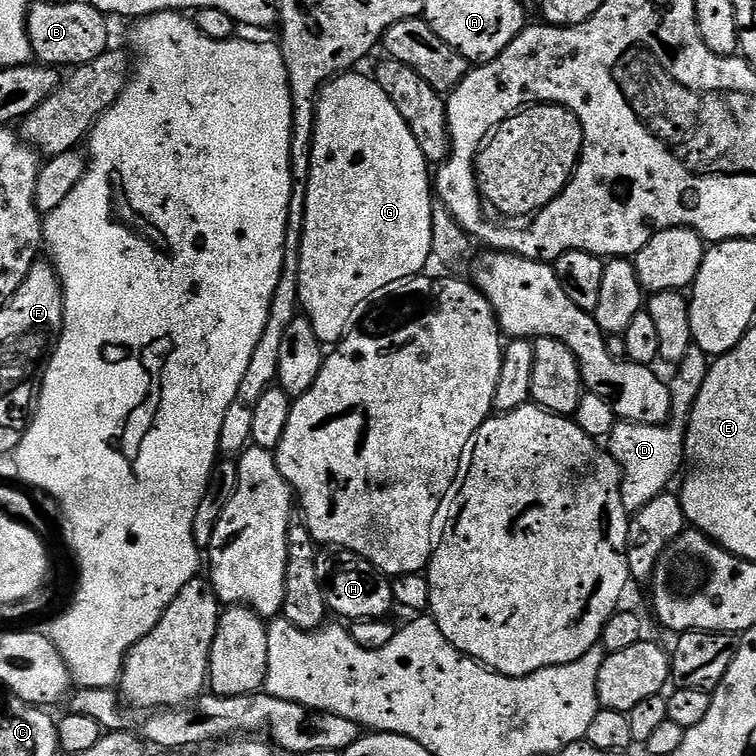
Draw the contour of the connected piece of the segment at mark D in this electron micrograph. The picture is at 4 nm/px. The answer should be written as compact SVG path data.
M697 344L686 350L686 358L675 365L676 377L670 380L672 390L672 416L667 424L629 424L618 422L606 442L606 451L615 458L620 467L620 489L622 502L629 513L638 511L646 502L654 502L663 492L669 491L672 479L681 471L685 463L684 434L688 430L688 415L692 413L698 390L706 382L709 356Z

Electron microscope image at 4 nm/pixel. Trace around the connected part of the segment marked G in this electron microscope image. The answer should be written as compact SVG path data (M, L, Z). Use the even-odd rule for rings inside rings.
M353 70L341 74L335 80L328 81L320 90L316 102L316 125L312 135L312 157L310 158L310 174L308 175L308 189L306 190L306 218L304 219L304 233L300 243L300 302L299 307L303 315L307 316L310 326L314 326L314 334L325 346L335 346L344 339L346 333L353 327L358 306L362 306L378 290L386 286L397 284L403 280L411 280L413 276L421 275L433 259L432 254L432 206L434 203L434 180L430 175L428 159L422 154L418 142L414 142L414 134L410 134L410 126L398 114L394 102L386 98L386 90L378 86L378 82L371 75L359 76L359 71Z

